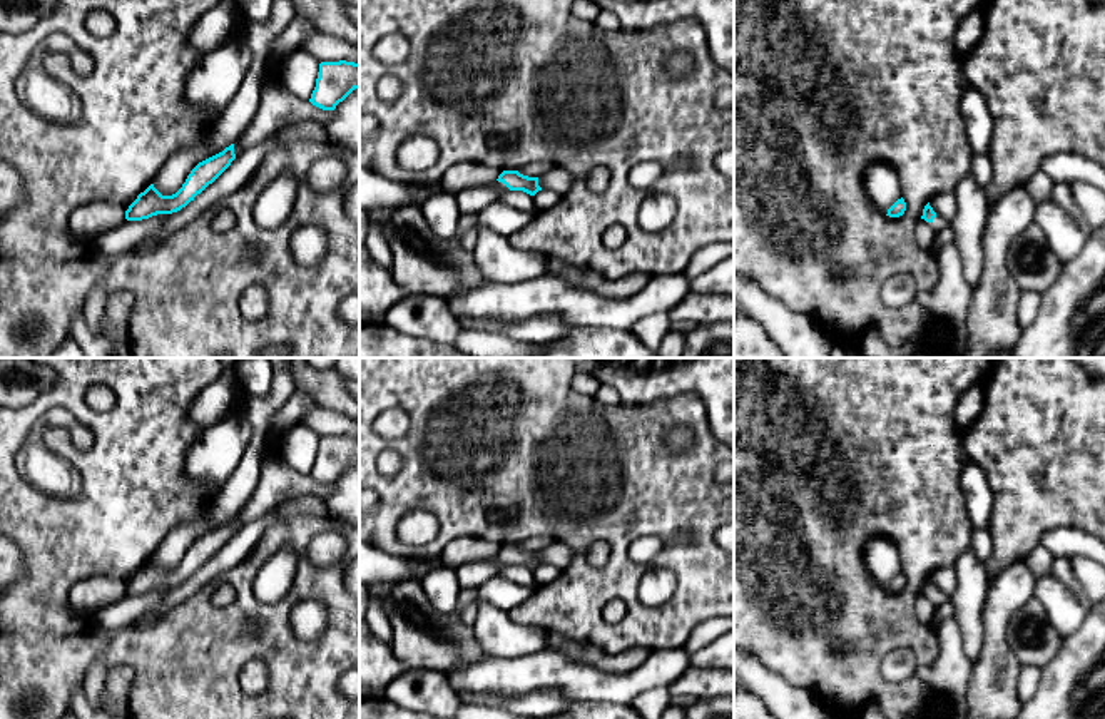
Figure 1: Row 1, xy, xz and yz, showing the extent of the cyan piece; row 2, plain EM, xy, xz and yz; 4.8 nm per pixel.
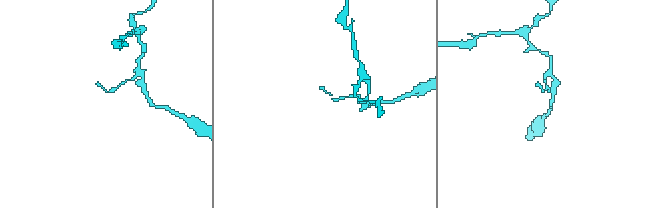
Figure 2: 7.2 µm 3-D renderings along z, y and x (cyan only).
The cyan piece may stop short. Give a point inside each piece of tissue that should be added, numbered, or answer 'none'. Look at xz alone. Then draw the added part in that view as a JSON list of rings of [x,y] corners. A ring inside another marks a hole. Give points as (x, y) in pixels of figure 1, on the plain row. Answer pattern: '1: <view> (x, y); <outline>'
1: xz (473, 574); [[[495,557],[491,562],[481,562],[481,560],[473,560],[473,562],[465,562],[458,565],[455,570],[455,577],[458,580],[460,589],[478,589],[498,572],[510,565],[503,557]]]

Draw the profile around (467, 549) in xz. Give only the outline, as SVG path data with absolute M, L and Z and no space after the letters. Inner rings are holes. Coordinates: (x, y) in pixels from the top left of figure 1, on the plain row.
M461 537L451 540L441 552L445 567L456 569L465 562L481 560L491 562L502 547L495 542L481 538Z

